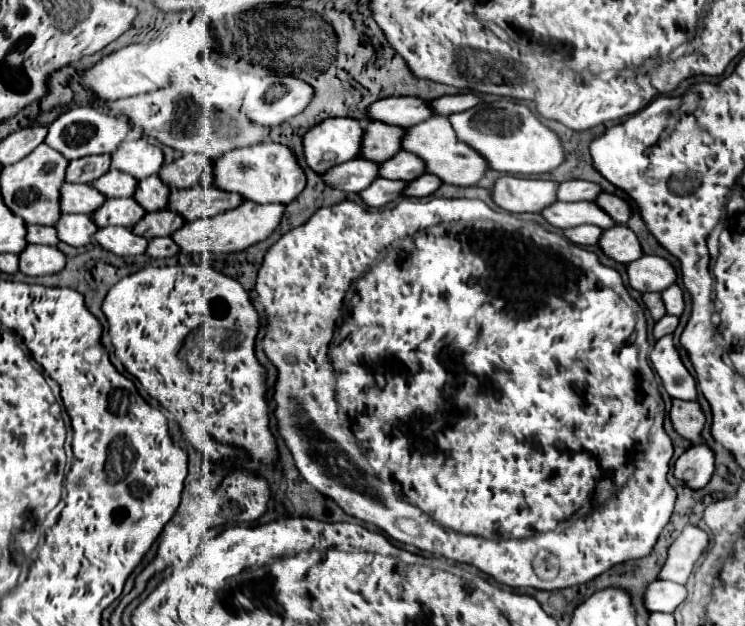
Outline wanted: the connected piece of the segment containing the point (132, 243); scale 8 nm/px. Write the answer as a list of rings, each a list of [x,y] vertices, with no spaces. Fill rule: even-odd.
[[[106,226],[100,230],[100,234],[96,234],[94,242],[118,256],[134,256],[144,254],[150,240],[134,234],[134,230],[126,226]]]

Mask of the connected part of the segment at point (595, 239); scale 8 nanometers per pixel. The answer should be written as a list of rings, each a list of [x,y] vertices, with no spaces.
[[[574,226],[574,228],[568,228],[564,230],[566,238],[578,246],[592,246],[592,244],[598,244],[600,242],[600,236],[602,236],[602,228],[598,226]]]

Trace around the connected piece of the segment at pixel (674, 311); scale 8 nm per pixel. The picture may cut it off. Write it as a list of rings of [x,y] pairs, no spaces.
[[[672,284],[668,290],[662,292],[662,300],[666,304],[666,312],[672,316],[682,316],[684,312],[684,292],[678,284]]]

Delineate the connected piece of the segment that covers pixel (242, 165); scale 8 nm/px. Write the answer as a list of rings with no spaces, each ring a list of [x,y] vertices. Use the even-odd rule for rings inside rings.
[[[264,142],[248,148],[238,148],[214,162],[216,166],[216,182],[214,186],[228,190],[228,192],[238,192],[246,200],[268,204],[268,202],[280,202],[288,204],[292,202],[306,186],[306,174],[298,164],[296,154],[276,142]]]

